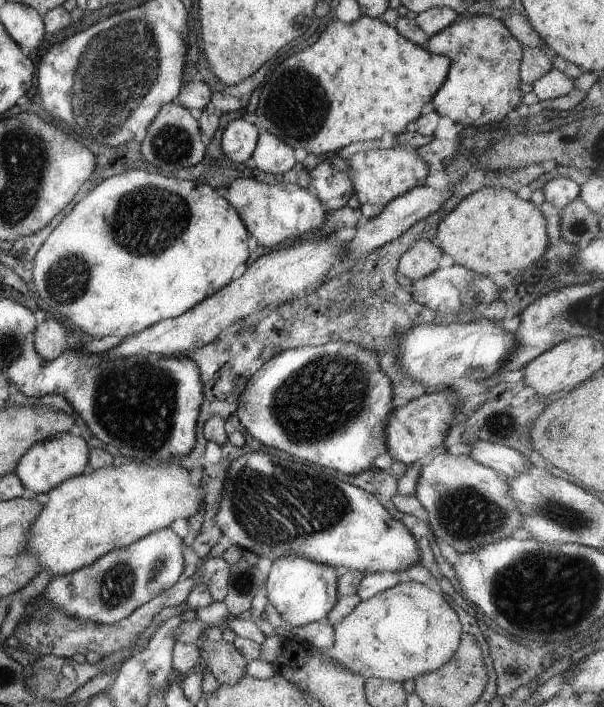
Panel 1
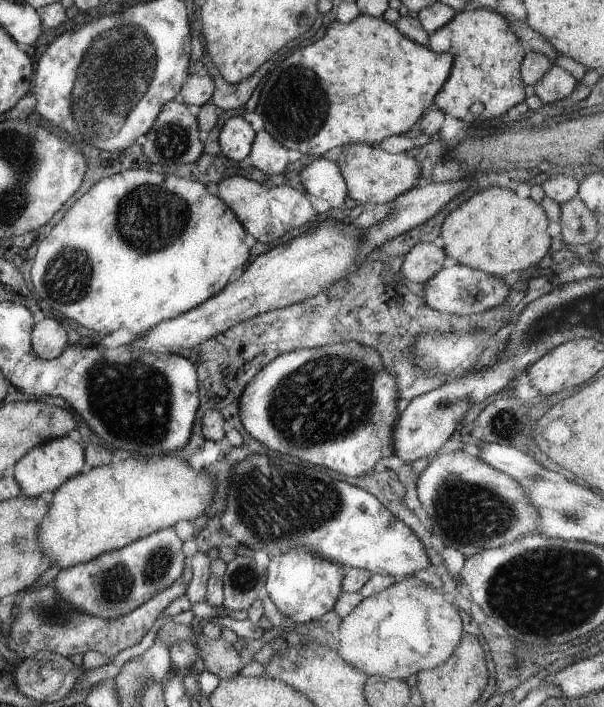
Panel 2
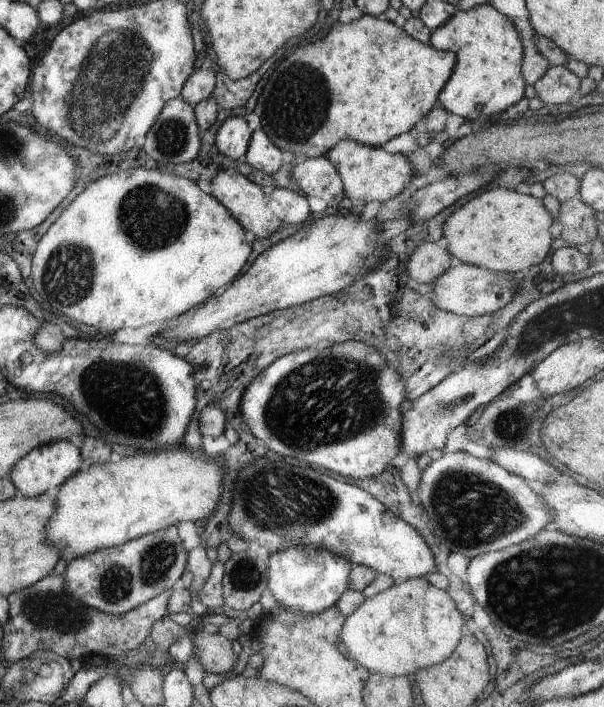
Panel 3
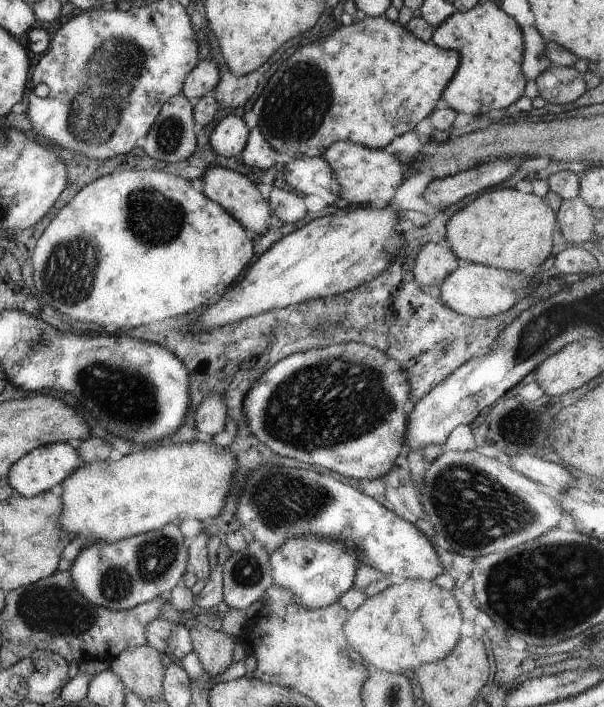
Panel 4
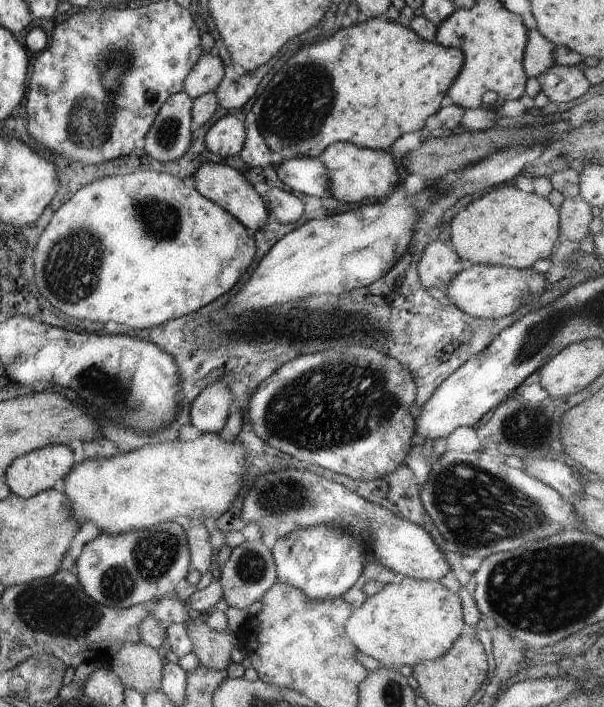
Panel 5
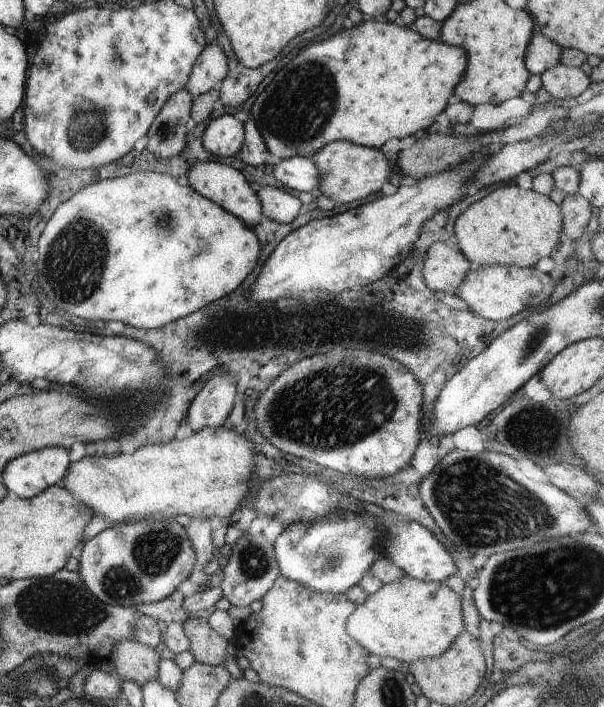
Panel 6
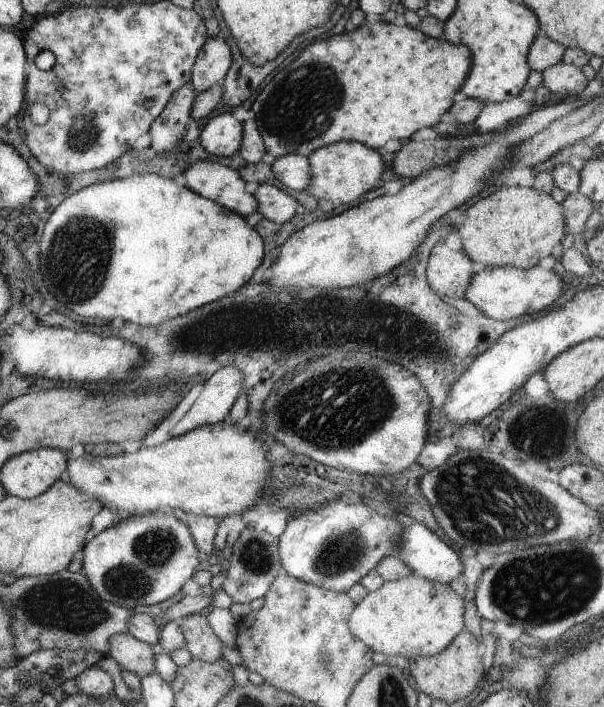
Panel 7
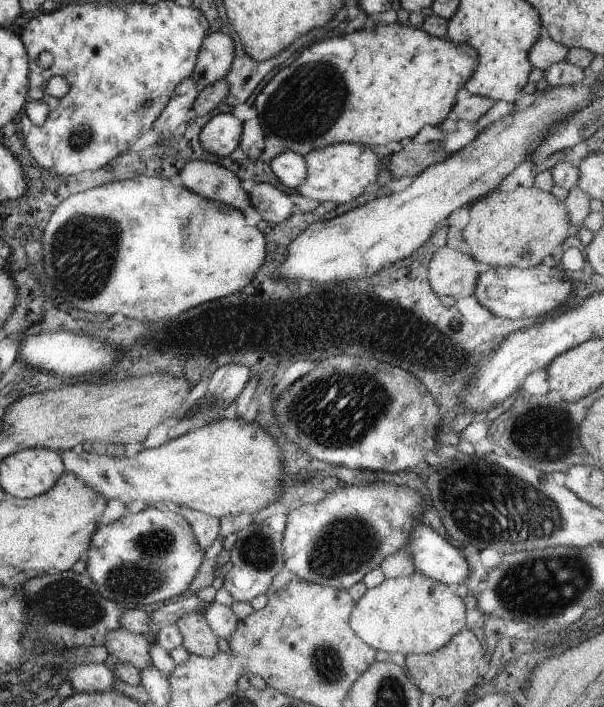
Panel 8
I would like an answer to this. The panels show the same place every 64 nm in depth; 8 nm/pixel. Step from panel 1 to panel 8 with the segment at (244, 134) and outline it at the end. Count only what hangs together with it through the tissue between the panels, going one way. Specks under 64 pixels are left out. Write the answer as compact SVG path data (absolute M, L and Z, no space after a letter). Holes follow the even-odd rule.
M232 113L216 114L200 131L202 148L224 160L239 151L242 123Z

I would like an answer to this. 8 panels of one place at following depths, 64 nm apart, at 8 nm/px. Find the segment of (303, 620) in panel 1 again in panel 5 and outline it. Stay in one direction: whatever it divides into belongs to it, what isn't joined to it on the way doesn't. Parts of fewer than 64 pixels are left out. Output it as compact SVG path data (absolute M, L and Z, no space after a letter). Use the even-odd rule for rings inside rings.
M328 524L314 528L296 528L288 536L280 536L271 550L278 582L300 588L310 600L338 598L354 587L369 562L364 538L356 538L342 528Z

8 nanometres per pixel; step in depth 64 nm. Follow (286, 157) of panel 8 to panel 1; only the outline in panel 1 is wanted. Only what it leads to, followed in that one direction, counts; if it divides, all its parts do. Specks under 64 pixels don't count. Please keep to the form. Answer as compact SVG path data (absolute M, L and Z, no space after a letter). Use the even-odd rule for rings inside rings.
M337 152L308 172L310 183L307 188L320 202L328 204L331 211L343 208L354 195L348 170L348 162Z

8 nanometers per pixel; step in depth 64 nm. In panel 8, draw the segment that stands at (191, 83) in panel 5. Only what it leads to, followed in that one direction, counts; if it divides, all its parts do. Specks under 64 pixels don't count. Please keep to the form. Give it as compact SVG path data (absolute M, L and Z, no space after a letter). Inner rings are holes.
M221 31L208 33L202 41L192 80L202 89L224 78L234 60L234 41Z

